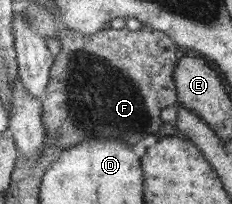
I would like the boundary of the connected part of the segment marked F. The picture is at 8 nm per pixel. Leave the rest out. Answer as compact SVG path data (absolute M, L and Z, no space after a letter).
M142 25L133 32L129 28L101 30L97 34L85 36L81 32L69 30L61 34L60 53L50 74L47 96L42 103L45 132L51 135L60 150L77 146L93 138L105 140L127 140L137 144L147 134L157 134L163 120L161 110L175 106L179 102L178 90L174 80L180 62L177 56L179 46L164 31Z

